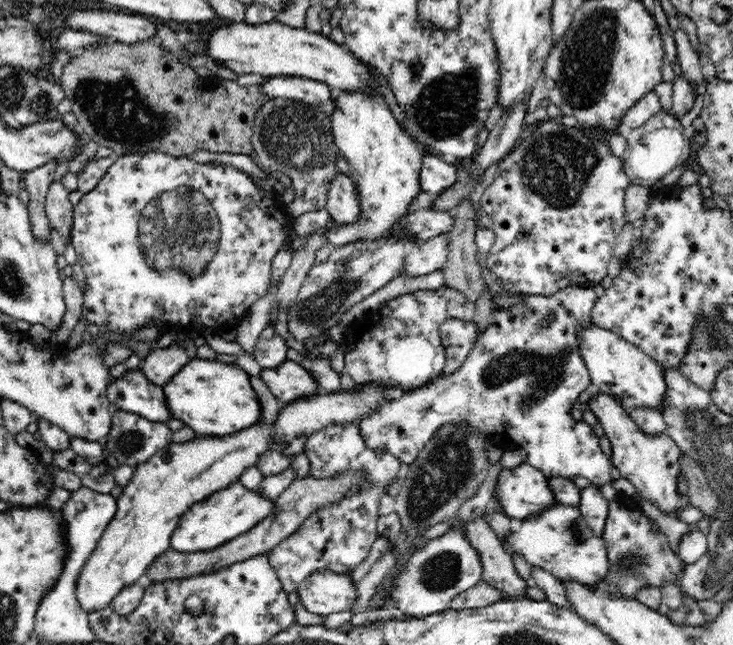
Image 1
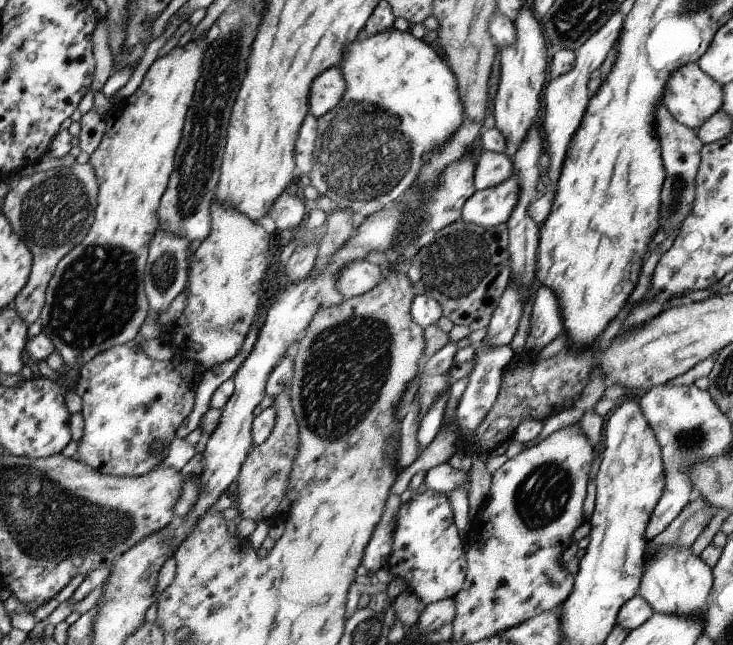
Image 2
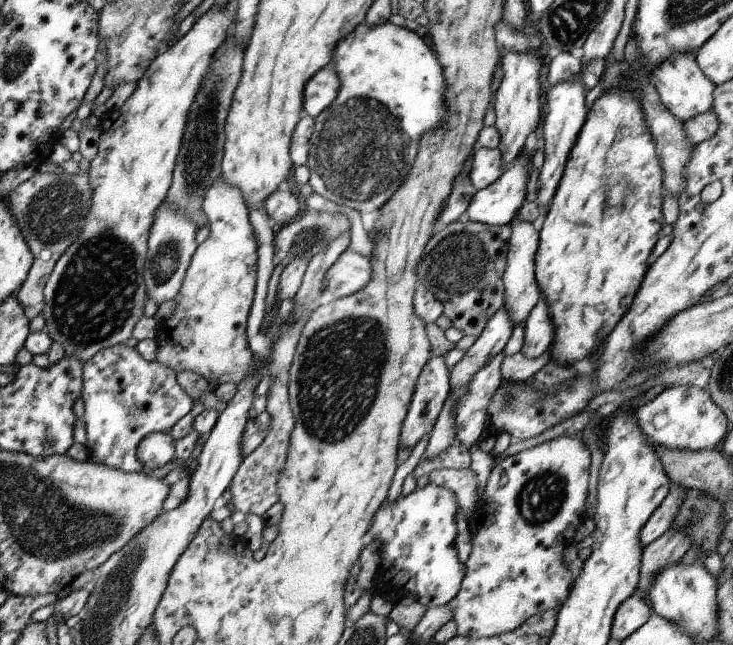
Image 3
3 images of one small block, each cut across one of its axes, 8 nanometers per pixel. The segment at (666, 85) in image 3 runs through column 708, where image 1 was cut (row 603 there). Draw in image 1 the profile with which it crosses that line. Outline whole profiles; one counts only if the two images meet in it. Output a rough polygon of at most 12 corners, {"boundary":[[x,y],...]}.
{"boundary":[[400,388],[318,392],[134,466],[76,580],[110,607],[171,549],[180,516],[262,452],[359,424]]}

